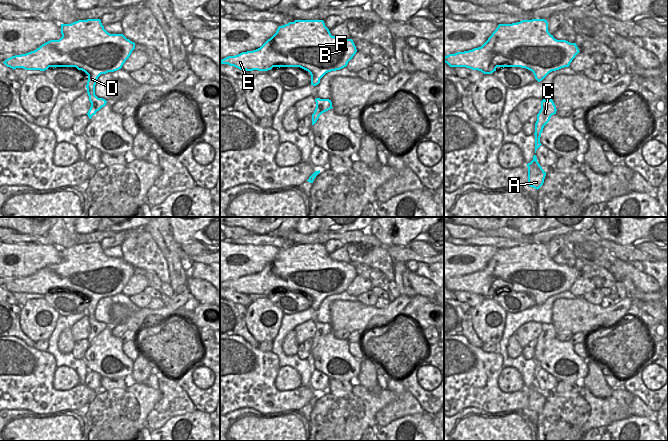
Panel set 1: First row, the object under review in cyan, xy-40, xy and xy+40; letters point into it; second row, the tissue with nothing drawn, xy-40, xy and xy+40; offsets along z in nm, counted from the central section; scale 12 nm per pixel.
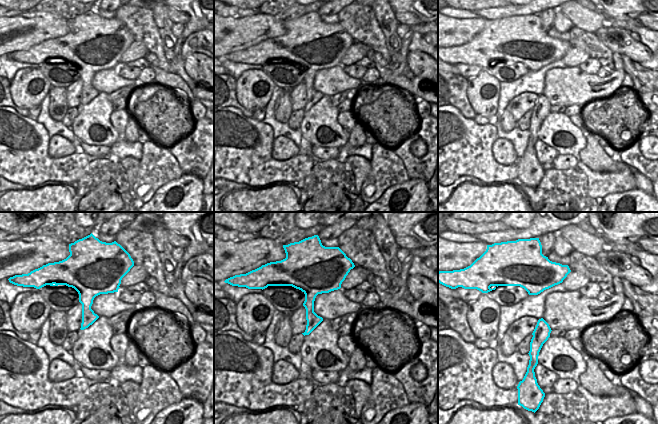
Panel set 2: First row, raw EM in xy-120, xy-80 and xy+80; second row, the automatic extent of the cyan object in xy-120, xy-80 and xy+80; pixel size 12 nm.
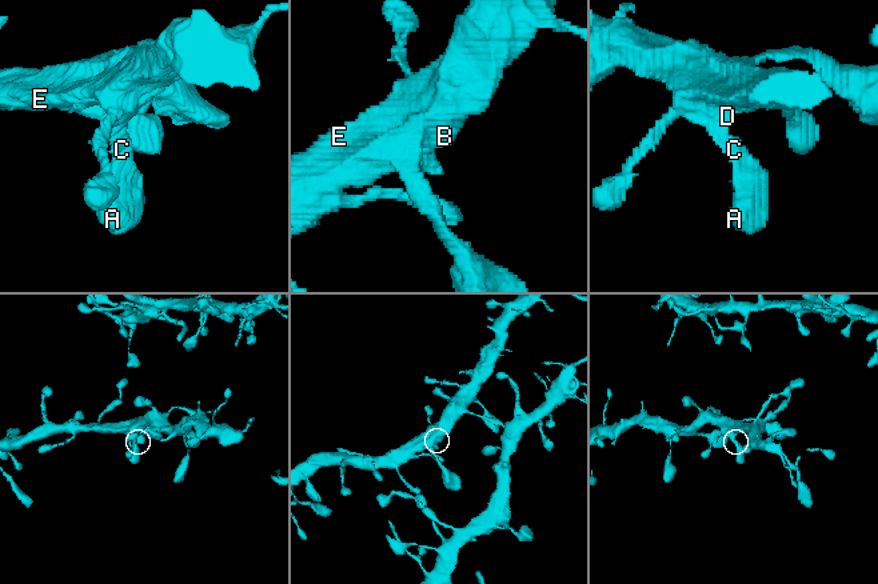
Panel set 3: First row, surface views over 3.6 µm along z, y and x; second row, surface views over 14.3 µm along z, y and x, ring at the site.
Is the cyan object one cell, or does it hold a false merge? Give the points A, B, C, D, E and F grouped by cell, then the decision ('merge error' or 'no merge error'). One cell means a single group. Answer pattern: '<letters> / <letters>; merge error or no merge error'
A B C D E F; no merge error

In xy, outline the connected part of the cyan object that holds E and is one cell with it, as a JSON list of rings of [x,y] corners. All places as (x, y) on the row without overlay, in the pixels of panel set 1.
[[[295,244],[279,250],[276,257],[260,272],[228,280],[220,288],[228,288],[240,294],[268,295],[273,291],[300,291],[311,299],[311,309],[316,310],[328,296],[340,294],[356,278],[357,273],[352,263],[332,260],[323,244]]]

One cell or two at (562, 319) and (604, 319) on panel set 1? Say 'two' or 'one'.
one

